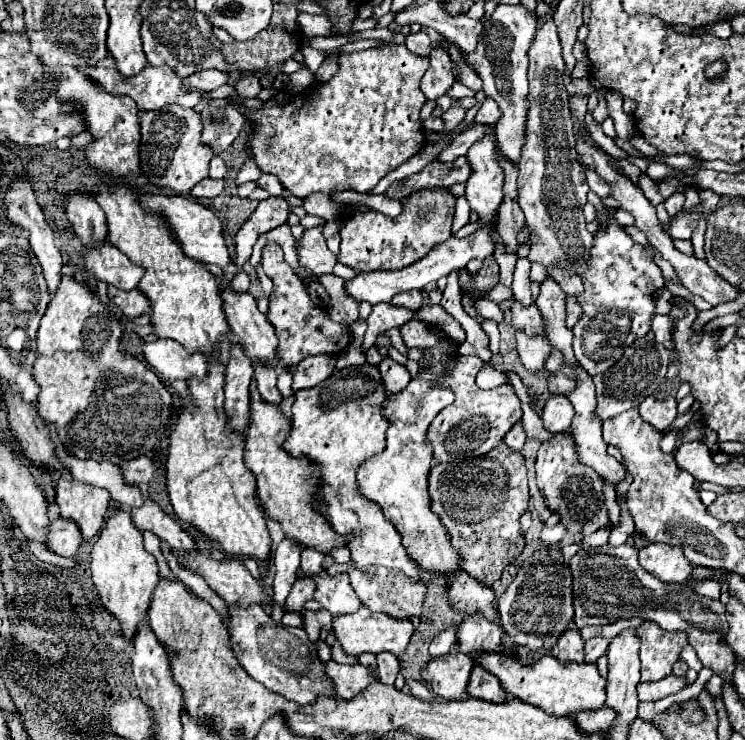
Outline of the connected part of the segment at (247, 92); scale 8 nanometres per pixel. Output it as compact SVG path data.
M243 75L243 77L235 83L235 91L237 91L237 95L241 95L241 97L257 97L259 91L261 91L261 85L259 85L257 75Z

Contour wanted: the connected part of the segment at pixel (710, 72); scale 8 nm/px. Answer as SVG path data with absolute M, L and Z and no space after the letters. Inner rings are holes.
M715 61L715 63L711 63L711 65L705 69L705 77L713 81L713 79L723 77L725 71L727 71L727 63L723 63L723 61Z

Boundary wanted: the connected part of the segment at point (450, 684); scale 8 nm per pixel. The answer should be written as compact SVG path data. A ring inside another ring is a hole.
M451 651L447 655L431 659L423 667L421 679L431 687L431 691L437 697L443 697L447 701L467 699L465 689L467 689L473 665L475 663L471 661L471 657Z

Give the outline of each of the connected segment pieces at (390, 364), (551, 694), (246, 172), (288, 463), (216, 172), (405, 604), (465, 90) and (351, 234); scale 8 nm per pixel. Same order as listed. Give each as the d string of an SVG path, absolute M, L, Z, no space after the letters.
M387 357L387 359L383 359L383 361L379 363L379 371L381 371L381 381L385 383L385 389L387 389L389 393L399 393L399 391L403 391L405 385L411 381L409 371L407 371L403 365L395 363L391 357Z
M479 653L477 661L483 663L483 667L487 671L491 671L501 681L501 687L505 691L513 693L515 697L519 697L521 701L525 701L529 705L535 705L535 707L547 711L549 715L573 717L579 711L595 711L595 709L601 709L605 705L605 679L597 673L595 665L589 665L589 663L587 665L577 665L577 663L563 665L551 655L541 657L535 665L525 665L525 663L519 663L519 659L503 659L501 653Z
M247 159L247 161L241 165L241 169L239 169L237 177L235 177L235 183L237 183L237 185L243 185L243 183L247 183L247 181L257 181L261 175L263 175L263 171L255 165L255 161L253 161L253 159Z
M255 379L249 385L249 393L251 393L251 421L245 433L245 465L257 479L257 495L267 517L281 523L283 533L293 541L301 543L303 547L313 547L321 553L327 553L333 547L343 547L345 537L337 535L327 523L327 519L311 507L313 495L319 485L315 467L311 467L311 463L305 457L295 459L287 455L279 445L285 441L287 431L291 429L289 419L283 415L279 405L263 403Z
M213 157L213 159L211 159L211 171L209 171L209 177L211 177L211 179L223 179L225 173L227 173L227 167L225 167L223 159L221 159L221 157Z
M355 567L347 569L351 585L361 601L373 613L385 613L391 619L413 619L423 617L423 601L427 595L427 585L421 579L411 579L401 571L387 571L383 567L367 567L367 571L359 571Z
M456 81L446 94L453 99L460 99L464 97L473 97L475 92L470 88L463 85L461 82Z
M427 189L409 195L403 201L403 213L395 219L369 211L357 213L341 227L341 253L339 263L351 267L355 273L367 271L395 271L409 267L427 255L427 251L451 237L451 221L455 211L455 197L447 189Z

